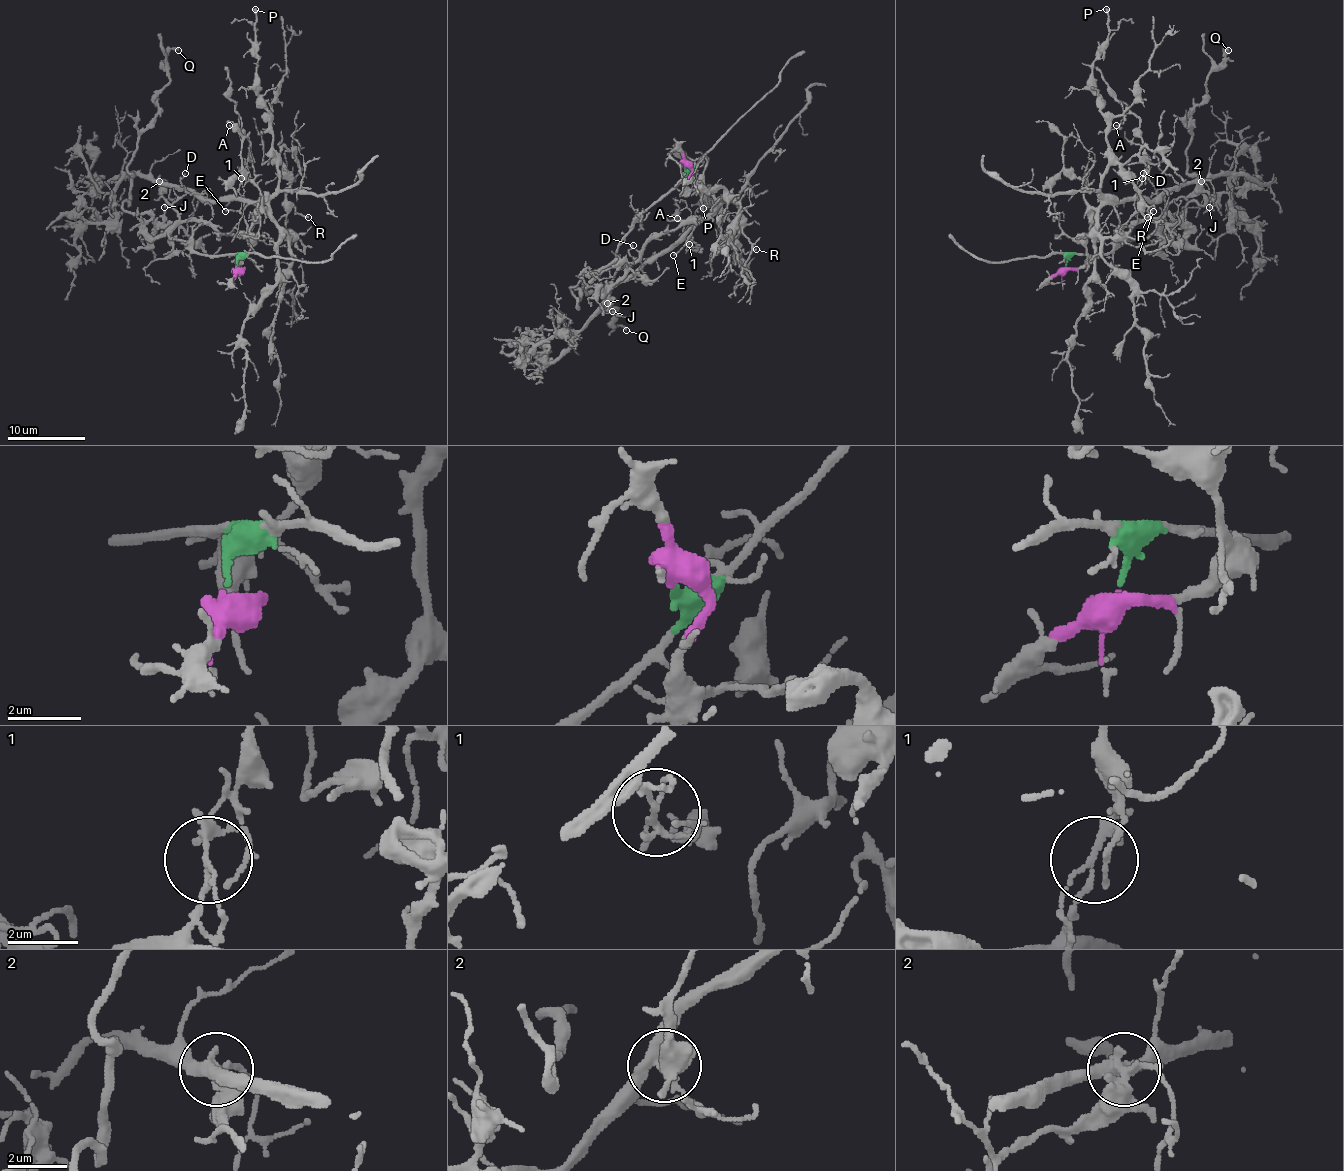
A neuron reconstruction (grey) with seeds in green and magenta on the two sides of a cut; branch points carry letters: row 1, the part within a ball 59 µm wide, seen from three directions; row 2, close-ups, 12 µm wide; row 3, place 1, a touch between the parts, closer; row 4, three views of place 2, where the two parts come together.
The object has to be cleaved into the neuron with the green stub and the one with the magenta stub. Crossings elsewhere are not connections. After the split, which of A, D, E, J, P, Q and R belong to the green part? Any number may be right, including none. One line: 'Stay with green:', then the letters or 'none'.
Stay with green: D, E, Q

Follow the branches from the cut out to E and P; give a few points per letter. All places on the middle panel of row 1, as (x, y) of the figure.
E: (685, 167), (685, 177), (634, 223), (617, 252), (624, 262), (634, 262), (652, 239), (694, 221), (673, 254)
P: (685, 167), (690, 169), (689, 186), (710, 192), (727, 206), (722, 210), (704, 194), (702, 208)

